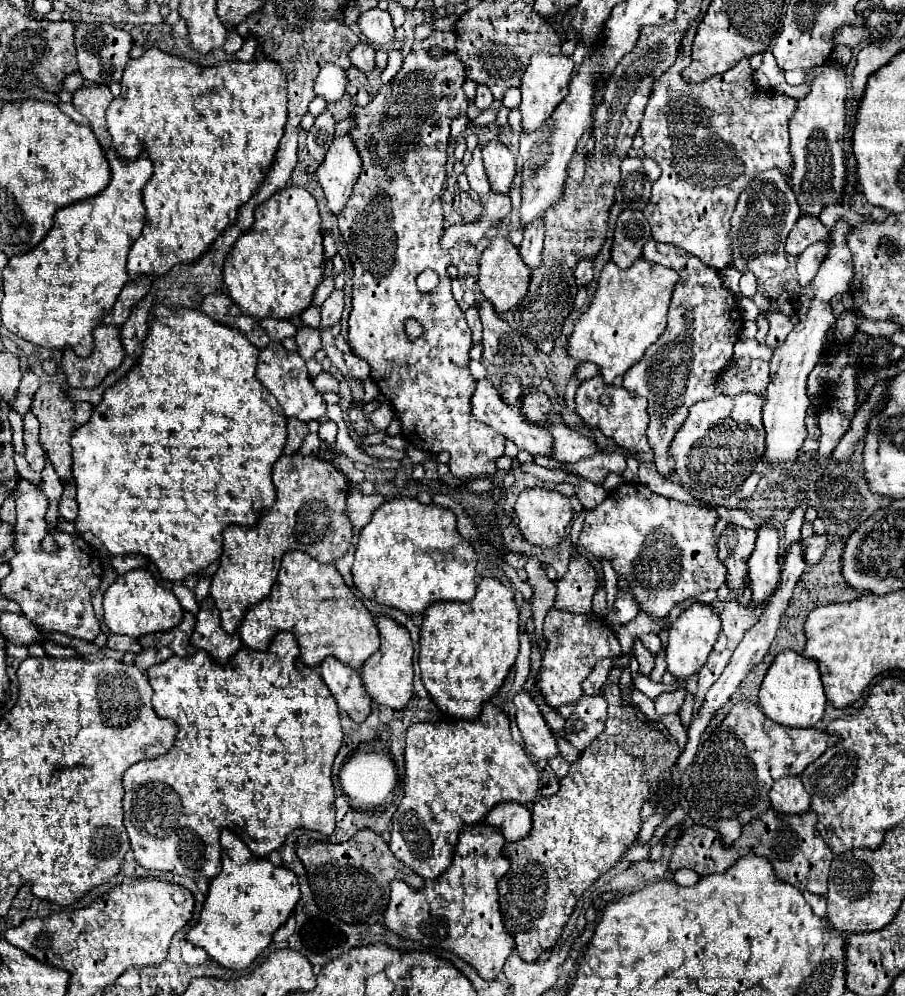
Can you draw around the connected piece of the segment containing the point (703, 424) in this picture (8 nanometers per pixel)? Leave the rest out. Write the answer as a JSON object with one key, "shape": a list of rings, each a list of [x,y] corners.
{"shape":[[[741,393],[737,397],[715,395],[689,409],[689,417],[673,437],[669,453],[675,459],[673,471],[699,499],[735,493],[763,461],[765,429],[761,425],[761,409],[763,399],[755,393]]]}

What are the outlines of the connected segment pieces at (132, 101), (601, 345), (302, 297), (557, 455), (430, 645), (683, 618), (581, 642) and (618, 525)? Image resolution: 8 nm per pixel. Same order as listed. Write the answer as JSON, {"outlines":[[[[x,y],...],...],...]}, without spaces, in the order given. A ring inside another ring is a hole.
{"outlines":[[[[261,47],[251,63],[231,61],[207,69],[159,49],[147,49],[139,59],[127,63],[121,95],[107,109],[107,129],[113,137],[117,157],[133,161],[145,151],[153,161],[153,177],[143,189],[147,221],[141,237],[131,245],[127,259],[129,281],[143,275],[161,277],[175,265],[195,263],[211,249],[217,235],[237,221],[239,207],[251,199],[269,173],[283,137],[287,121],[285,81],[283,67],[269,61],[261,53]]],[[[637,259],[627,269],[619,269],[609,261],[601,271],[589,309],[575,321],[573,333],[567,341],[567,355],[575,361],[595,363],[601,369],[605,385],[611,385],[613,379],[637,363],[645,349],[659,339],[661,331],[665,331],[675,283],[677,273],[673,269],[643,259]]],[[[287,187],[277,191],[269,201],[255,209],[255,221],[247,233],[243,233],[225,259],[225,285],[237,307],[249,317],[273,317],[289,319],[301,315],[313,301],[313,293],[323,279],[325,251],[321,245],[321,219],[315,197],[301,187]]],[[[547,417],[547,429],[553,437],[553,453],[549,457],[559,463],[577,463],[597,451],[591,439],[569,429],[563,419]]],[[[481,579],[477,585],[477,595],[469,603],[433,603],[423,613],[421,651],[419,651],[421,681],[433,703],[445,715],[457,721],[477,719],[483,709],[483,703],[497,695],[509,669],[517,659],[519,653],[517,633],[519,633],[519,609],[513,601],[513,591],[507,589],[497,579]]],[[[693,603],[685,613],[677,617],[677,621],[669,629],[669,645],[665,651],[667,671],[673,673],[673,677],[677,679],[685,679],[697,673],[705,665],[709,653],[713,651],[719,631],[721,631],[721,621],[713,611],[713,607],[705,603]]],[[[549,609],[543,627],[545,651],[541,659],[541,671],[537,675],[537,687],[541,691],[543,701],[551,709],[559,709],[561,705],[573,705],[581,695],[581,683],[587,679],[595,663],[603,657],[615,657],[621,653],[621,645],[607,625],[607,621],[595,613],[569,613],[561,609]]],[[[621,483],[605,497],[601,505],[585,511],[579,545],[589,553],[593,553],[599,561],[609,559],[617,575],[629,581],[629,587],[633,589],[639,607],[647,611],[651,617],[661,619],[667,617],[671,609],[681,601],[685,601],[687,597],[699,595],[703,591],[717,591],[725,583],[727,569],[717,557],[713,537],[717,519],[719,519],[717,513],[709,505],[679,503],[675,499],[667,499],[663,495],[653,493],[649,487],[641,483]]]]}

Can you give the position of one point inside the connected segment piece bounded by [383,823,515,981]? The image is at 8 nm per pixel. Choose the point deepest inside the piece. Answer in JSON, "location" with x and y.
{"location":[459,912]}

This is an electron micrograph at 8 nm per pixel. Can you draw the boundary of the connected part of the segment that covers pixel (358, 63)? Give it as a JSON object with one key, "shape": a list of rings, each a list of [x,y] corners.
{"shape":[[[359,43],[351,53],[351,61],[353,65],[363,71],[363,73],[369,73],[375,69],[375,53],[377,53],[377,47],[375,45],[369,45],[369,43]]]}

